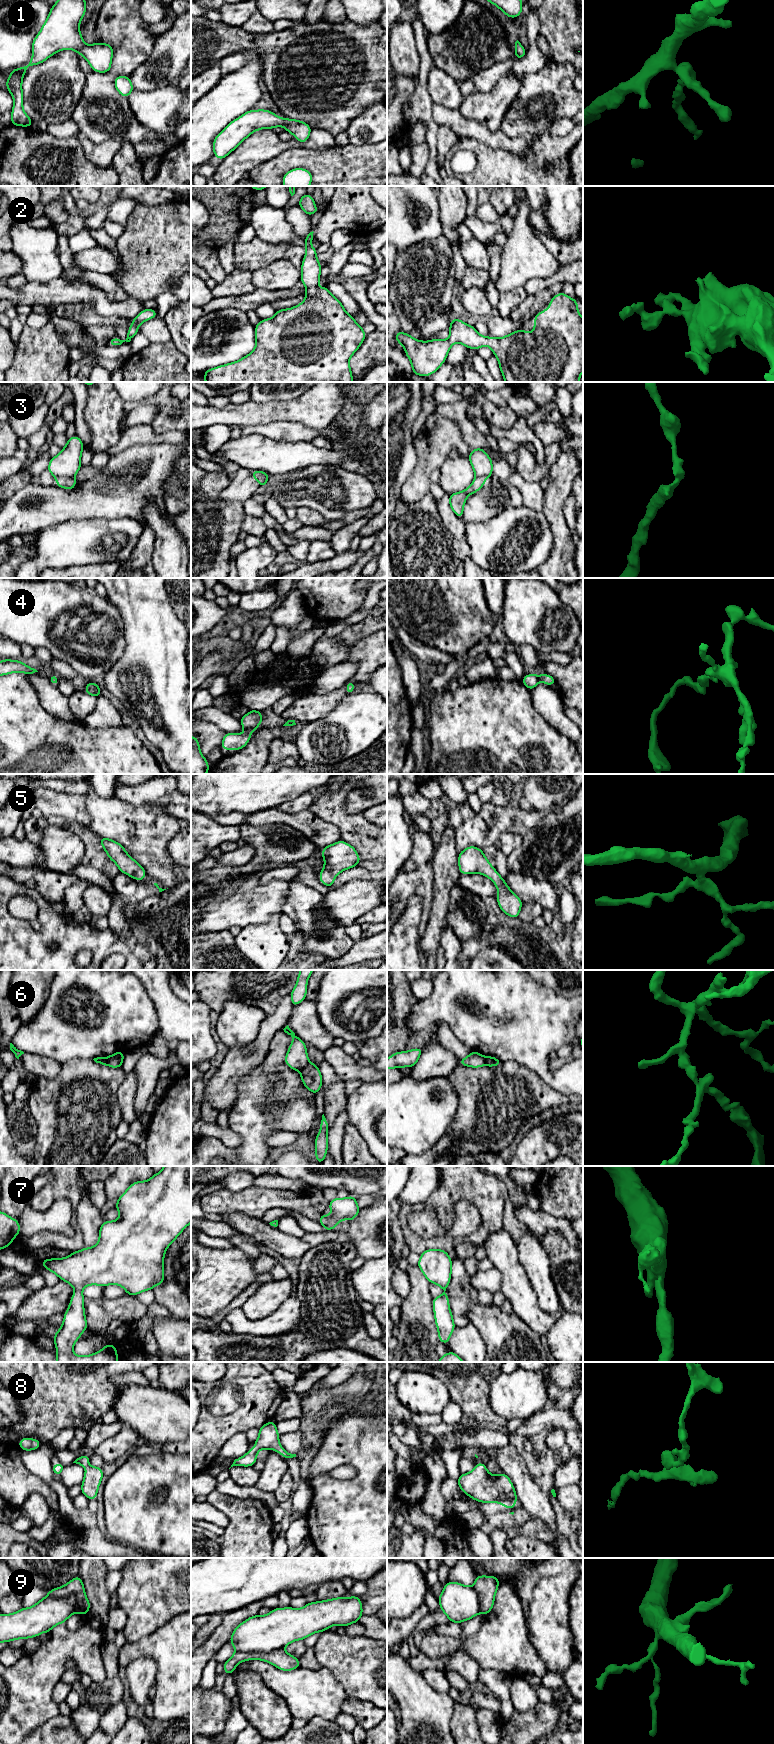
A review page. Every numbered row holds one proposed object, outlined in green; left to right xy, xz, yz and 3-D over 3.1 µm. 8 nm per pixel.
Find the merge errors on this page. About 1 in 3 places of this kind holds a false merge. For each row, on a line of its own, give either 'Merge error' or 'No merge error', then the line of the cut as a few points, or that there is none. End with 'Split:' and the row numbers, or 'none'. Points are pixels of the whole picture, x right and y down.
1: No merge error. No split
2: No merge error. No split
3: Merge error. Split along xy (56, 477), (73, 478)
4: Merge error. Split along xz (245, 731), (250, 733)
5: No merge error. No split
6: Merge error. Split along xz (309, 1062), (299, 1070)
7: No merge error. No split
8: No merge error. No split
9: Merge error. Split along xz (282, 1647), (270, 1651), (236, 1652)
Split: 3, 4, 6, 9

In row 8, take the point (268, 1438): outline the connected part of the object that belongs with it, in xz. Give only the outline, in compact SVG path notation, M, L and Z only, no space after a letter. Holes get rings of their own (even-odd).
M273 1420L259 1427L259 1436L257 1440L254 1442L256 1446L253 1447L251 1450L248 1450L248 1452L244 1456L235 1459L231 1467L254 1466L257 1460L257 1453L261 1449L265 1450L273 1449L276 1451L276 1453L281 1454L285 1460L296 1457L296 1454L291 1454L284 1450L284 1448L280 1445L279 1436L280 1435L278 1434L276 1424Z

